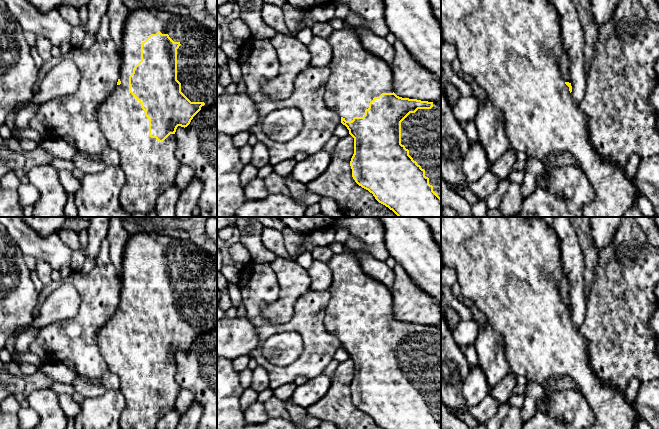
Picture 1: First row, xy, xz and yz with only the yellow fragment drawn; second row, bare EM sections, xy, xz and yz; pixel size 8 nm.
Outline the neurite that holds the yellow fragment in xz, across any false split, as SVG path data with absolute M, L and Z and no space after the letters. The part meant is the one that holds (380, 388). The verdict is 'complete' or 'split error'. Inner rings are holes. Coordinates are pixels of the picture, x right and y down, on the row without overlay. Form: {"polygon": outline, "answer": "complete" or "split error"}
{"polygon": "M346 249L341 254L334 254L327 265L332 272L333 280L328 290L331 297L326 306L324 325L329 333L341 341L341 347L347 351L349 358L354 362L354 378L350 390L355 406L372 417L383 429L441 429L441 325L428 326L397 320L393 316L393 297L390 289L362 271L358 254L354 251Z", "answer": "split error"}

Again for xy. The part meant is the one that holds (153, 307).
{"polygon": "M155 232L130 235L123 250L120 300L114 314L97 331L97 343L107 363L108 370L120 380L120 392L125 398L125 408L119 419L121 429L156 429L157 422L170 410L175 408L175 402L180 391L176 382L176 353L178 350L187 351L193 341L202 333L210 332L217 328L217 260L202 250L197 249L190 242L173 239Z", "answer": "split error"}

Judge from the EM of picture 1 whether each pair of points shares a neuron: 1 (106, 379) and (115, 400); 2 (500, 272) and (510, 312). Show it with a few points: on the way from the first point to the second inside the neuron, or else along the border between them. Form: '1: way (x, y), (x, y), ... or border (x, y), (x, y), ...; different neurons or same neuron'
1: border (119, 389), (107, 390), (100, 395), (88, 397); different neurons
2: way (506, 282), (510, 286), (510, 302); same neuron

